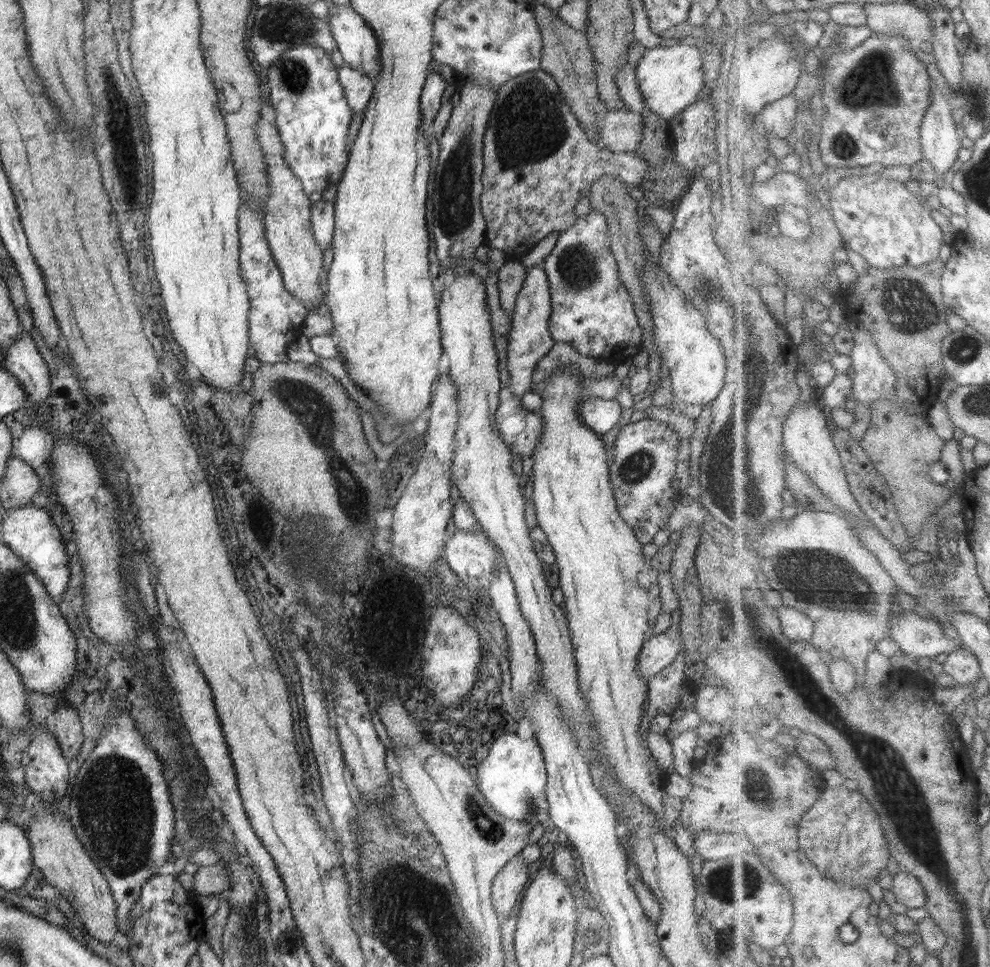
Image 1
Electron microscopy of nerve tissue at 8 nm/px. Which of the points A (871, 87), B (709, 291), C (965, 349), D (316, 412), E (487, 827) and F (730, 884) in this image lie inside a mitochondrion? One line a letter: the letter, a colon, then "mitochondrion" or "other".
A: mitochondrion
B: mitochondrion
C: mitochondrion
D: mitochondrion
E: mitochondrion
F: mitochondrion

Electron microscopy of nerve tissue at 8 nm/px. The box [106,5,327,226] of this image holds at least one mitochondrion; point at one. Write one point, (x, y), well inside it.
(294, 75)

